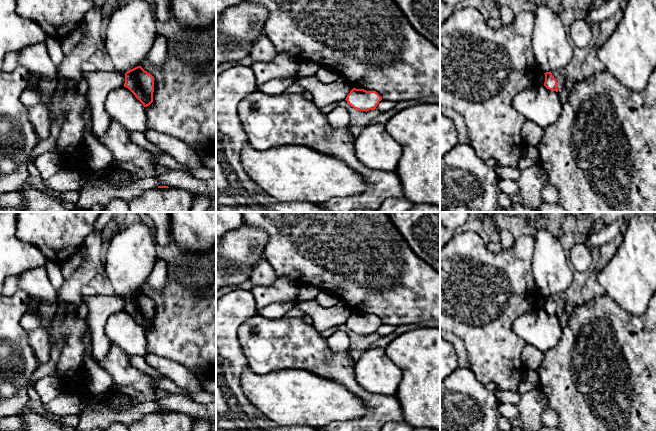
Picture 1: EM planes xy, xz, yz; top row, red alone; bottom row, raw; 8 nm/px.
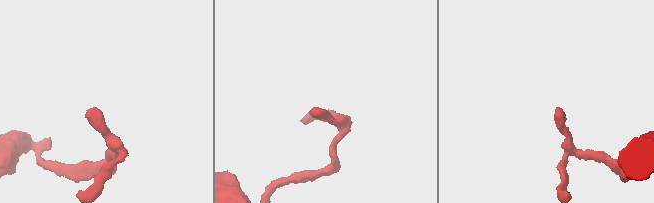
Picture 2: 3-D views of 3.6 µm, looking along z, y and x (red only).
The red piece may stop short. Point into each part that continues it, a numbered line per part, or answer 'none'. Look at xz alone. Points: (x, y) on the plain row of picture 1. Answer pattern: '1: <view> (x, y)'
none

